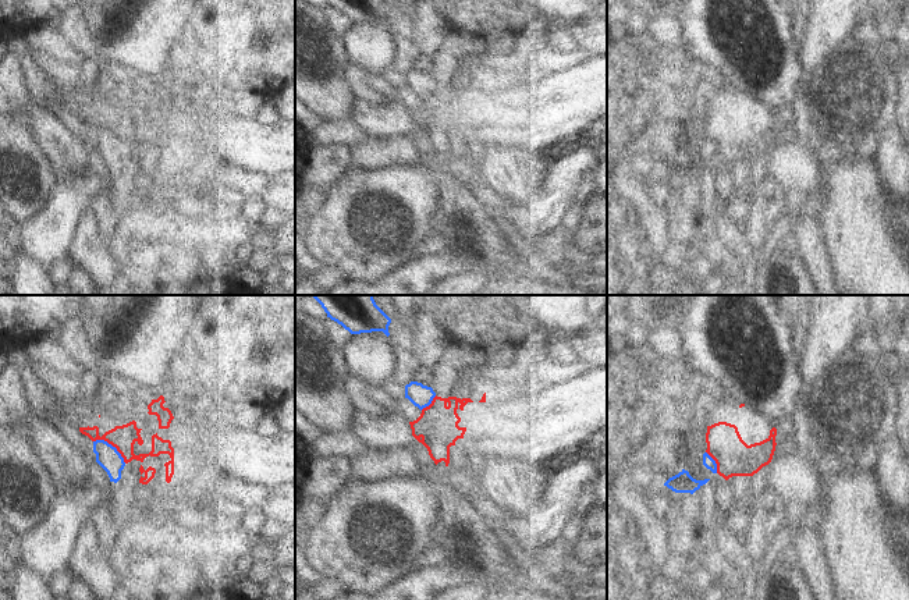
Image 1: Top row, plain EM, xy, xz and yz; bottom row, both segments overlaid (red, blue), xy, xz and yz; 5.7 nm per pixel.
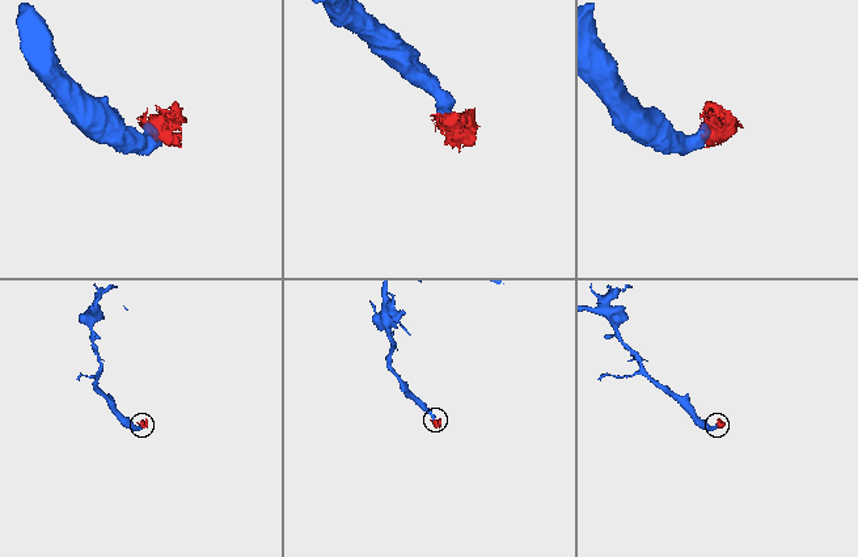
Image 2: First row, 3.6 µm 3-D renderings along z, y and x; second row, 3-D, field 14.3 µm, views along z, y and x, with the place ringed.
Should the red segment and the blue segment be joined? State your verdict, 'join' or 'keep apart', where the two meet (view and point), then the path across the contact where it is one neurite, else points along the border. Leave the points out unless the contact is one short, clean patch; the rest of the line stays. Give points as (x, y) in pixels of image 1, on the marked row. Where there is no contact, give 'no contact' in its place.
keep apart; contact xy (112, 444); border xy (93, 440), (110, 443), (125, 462)

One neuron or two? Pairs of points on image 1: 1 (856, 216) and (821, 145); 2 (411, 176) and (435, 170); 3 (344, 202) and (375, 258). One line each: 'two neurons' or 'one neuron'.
1: one neuron
2: two neurons
3: one neuron

